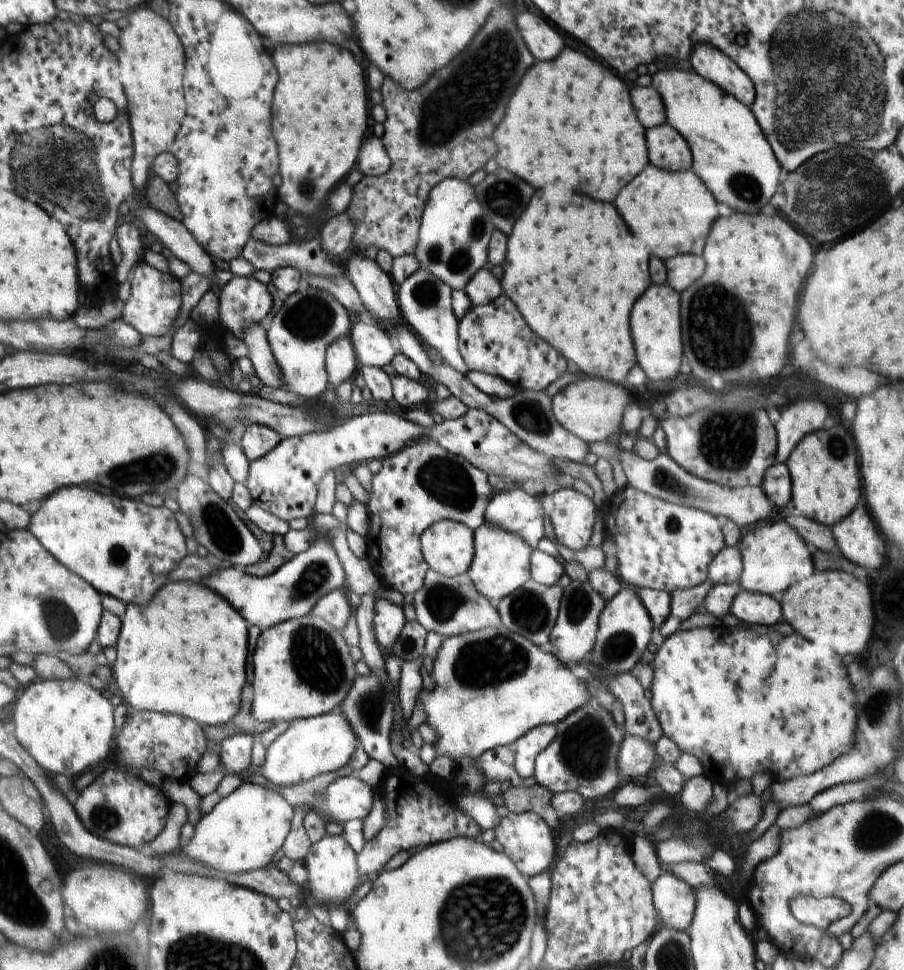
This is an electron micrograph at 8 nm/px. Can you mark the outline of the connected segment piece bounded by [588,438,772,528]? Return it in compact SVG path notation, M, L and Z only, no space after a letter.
M610 438L607 442L598 442L598 444L589 444L589 452L596 454L598 458L610 458L618 455L621 458L622 468L627 476L628 485L643 493L658 497L663 501L676 503L677 505L686 505L696 509L704 510L714 516L722 516L730 522L734 522L738 528L748 528L756 522L762 522L770 516L772 512L769 497L761 487L723 487L718 483L707 481L693 473L689 473L677 462L670 458L666 453L660 453L654 460L647 461L641 459L633 451L622 452L618 450L618 442Z

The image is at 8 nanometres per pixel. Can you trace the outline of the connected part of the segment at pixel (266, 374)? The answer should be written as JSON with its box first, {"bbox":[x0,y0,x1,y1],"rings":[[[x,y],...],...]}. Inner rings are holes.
{"bbox":[242,323,283,388],"rings":[[[260,323],[248,329],[242,339],[249,348],[249,359],[255,375],[270,388],[283,388],[283,374],[272,354],[267,341],[267,333]]]}

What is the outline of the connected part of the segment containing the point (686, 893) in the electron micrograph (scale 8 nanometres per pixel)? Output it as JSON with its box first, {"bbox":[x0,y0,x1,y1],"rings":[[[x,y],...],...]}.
{"bbox":[653,870,696,932],"rings":[[[662,870],[653,884],[653,904],[664,927],[689,932],[696,908],[696,892],[669,870]]]}

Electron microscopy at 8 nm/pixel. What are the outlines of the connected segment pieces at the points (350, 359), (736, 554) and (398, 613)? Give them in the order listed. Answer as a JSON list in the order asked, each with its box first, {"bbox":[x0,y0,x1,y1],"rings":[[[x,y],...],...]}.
[{"bbox":[325,336,358,388],"rings":[[[349,336],[340,338],[328,348],[325,367],[329,369],[330,384],[336,388],[344,380],[353,380],[358,372],[357,358]]]},{"bbox":[708,546,743,585],"rings":[[[738,546],[726,548],[713,559],[708,570],[708,578],[714,585],[738,583],[742,574],[743,560]]]},{"bbox":[373,598,406,652],"rings":[[[383,598],[376,602],[373,614],[373,630],[378,646],[384,652],[391,652],[405,624],[406,620],[401,606],[392,604]]]}]

